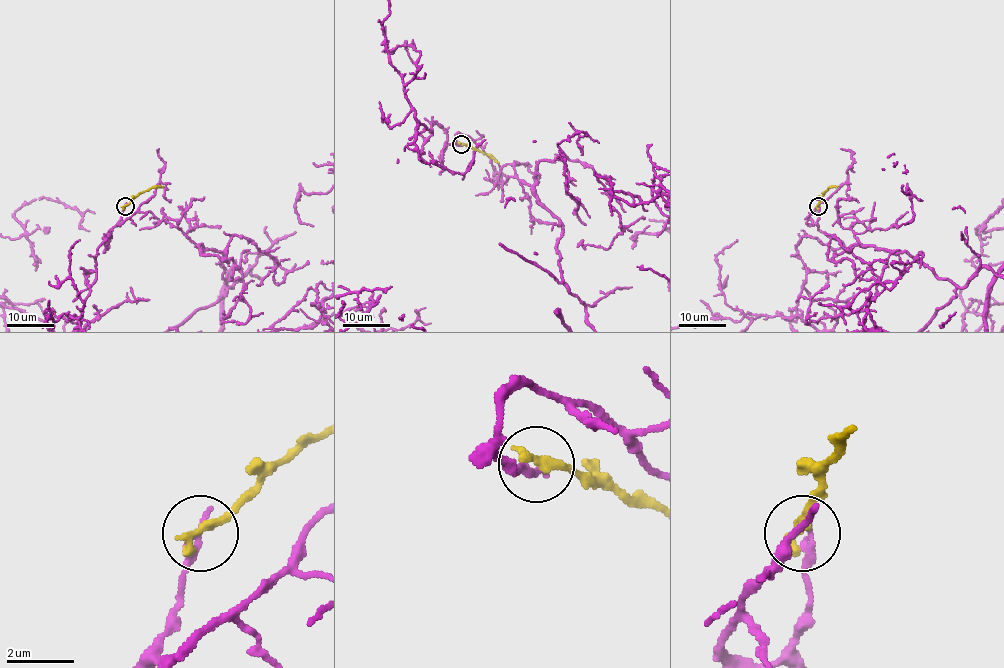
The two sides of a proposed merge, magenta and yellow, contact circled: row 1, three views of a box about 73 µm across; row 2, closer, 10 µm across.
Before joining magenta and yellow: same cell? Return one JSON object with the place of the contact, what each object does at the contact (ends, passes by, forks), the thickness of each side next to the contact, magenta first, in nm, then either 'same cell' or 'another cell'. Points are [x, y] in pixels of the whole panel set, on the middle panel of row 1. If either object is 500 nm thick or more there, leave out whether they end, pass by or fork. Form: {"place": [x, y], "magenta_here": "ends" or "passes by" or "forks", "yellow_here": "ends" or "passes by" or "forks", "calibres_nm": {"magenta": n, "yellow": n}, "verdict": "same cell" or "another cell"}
{"place": [461, 144], "magenta_here": "ends", "yellow_here": "ends", "calibres_nm": {"magenta": 220, "yellow": 360}, "verdict": "another cell"}

